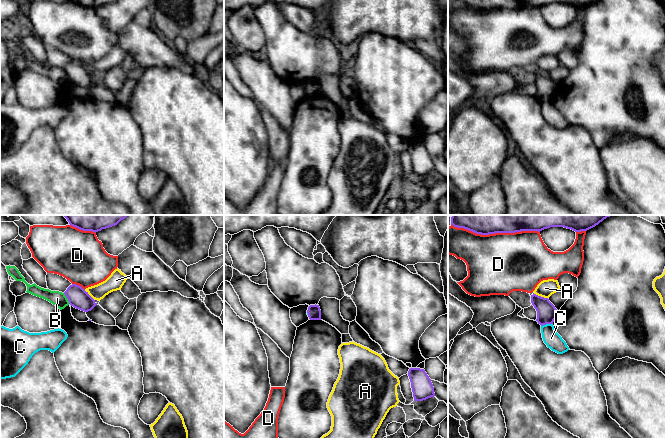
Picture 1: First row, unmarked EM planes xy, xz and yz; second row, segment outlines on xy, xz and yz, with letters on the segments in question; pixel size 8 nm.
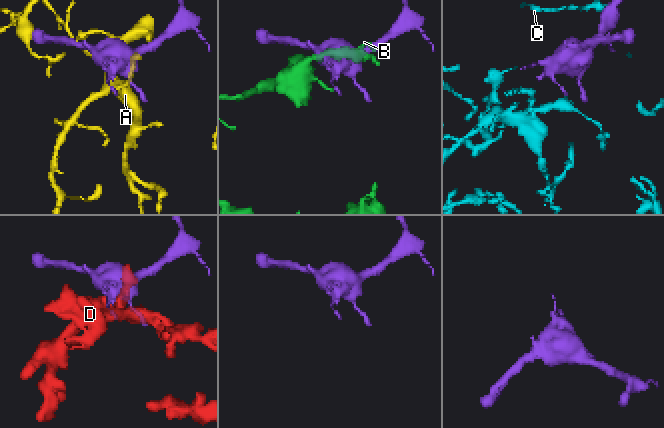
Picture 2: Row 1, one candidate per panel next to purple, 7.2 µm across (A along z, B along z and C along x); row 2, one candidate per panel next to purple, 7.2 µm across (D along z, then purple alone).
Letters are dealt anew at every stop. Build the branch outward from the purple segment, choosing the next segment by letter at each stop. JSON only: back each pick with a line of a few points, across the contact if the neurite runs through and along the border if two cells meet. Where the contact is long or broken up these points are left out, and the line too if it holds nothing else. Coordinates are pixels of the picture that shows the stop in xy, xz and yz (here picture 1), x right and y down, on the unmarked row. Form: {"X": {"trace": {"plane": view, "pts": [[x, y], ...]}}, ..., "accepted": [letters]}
{"accepted": []}

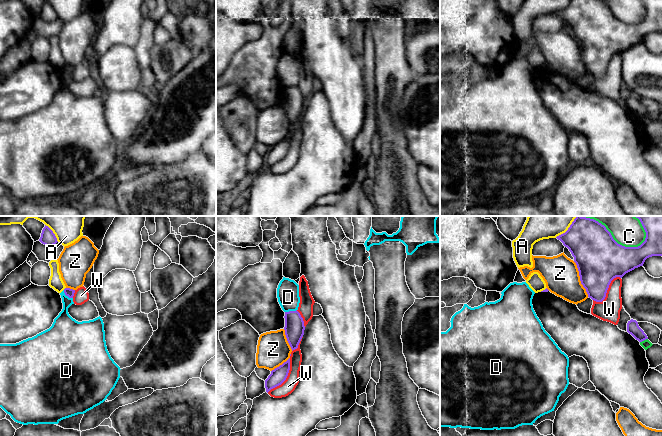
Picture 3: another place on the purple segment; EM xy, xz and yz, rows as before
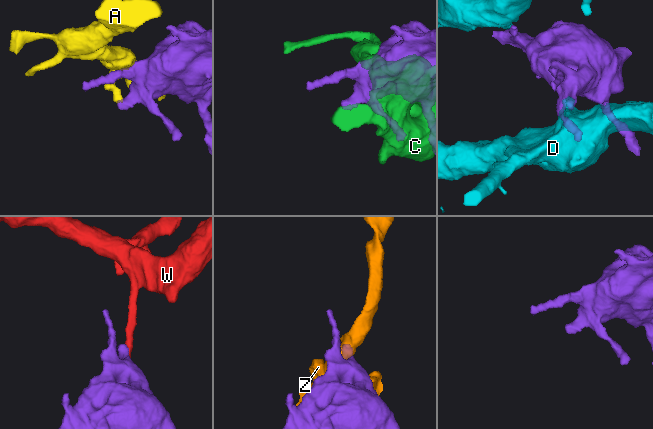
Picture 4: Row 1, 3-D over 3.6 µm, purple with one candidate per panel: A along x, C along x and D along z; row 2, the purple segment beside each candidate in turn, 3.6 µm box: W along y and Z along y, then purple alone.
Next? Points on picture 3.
{"accepted": []}

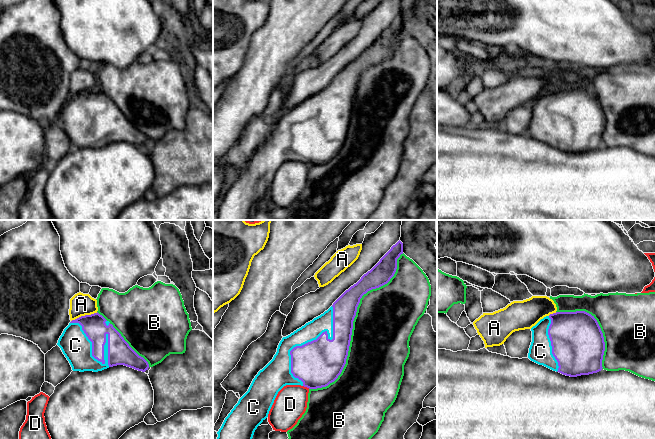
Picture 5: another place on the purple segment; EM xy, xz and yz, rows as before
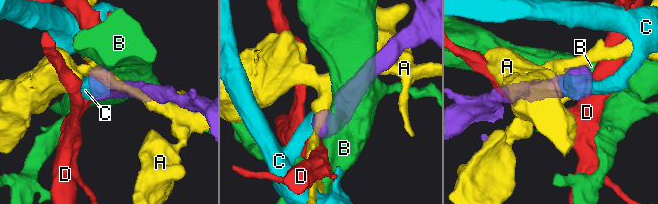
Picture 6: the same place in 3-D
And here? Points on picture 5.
{"accepted": ["C"]}

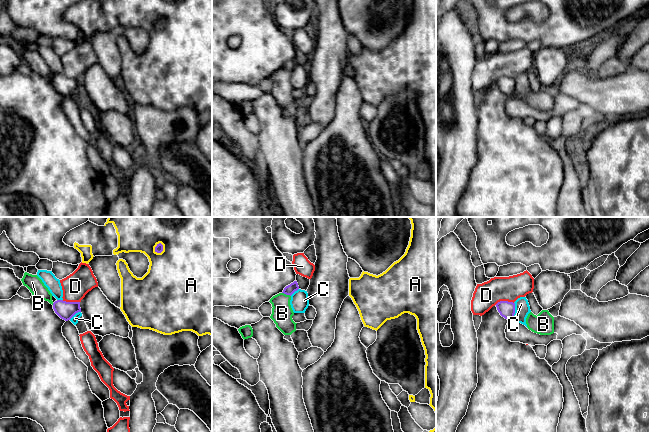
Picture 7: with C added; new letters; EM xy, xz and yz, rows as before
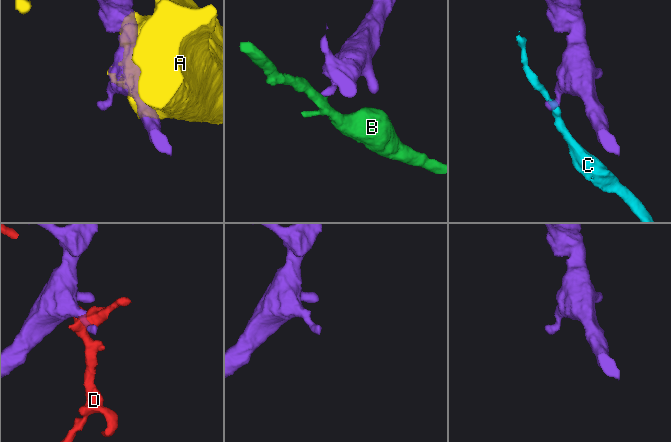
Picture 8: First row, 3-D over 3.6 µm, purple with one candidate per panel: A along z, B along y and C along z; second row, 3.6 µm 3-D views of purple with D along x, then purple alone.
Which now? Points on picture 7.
{"accepted": []}

